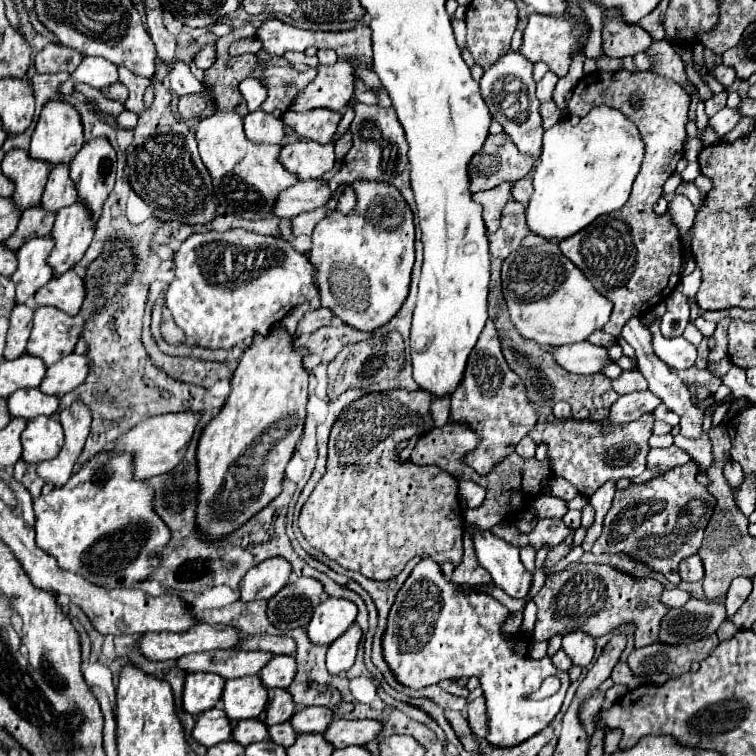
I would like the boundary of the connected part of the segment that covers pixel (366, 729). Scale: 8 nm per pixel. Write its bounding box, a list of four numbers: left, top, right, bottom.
[323,720,381,748]

